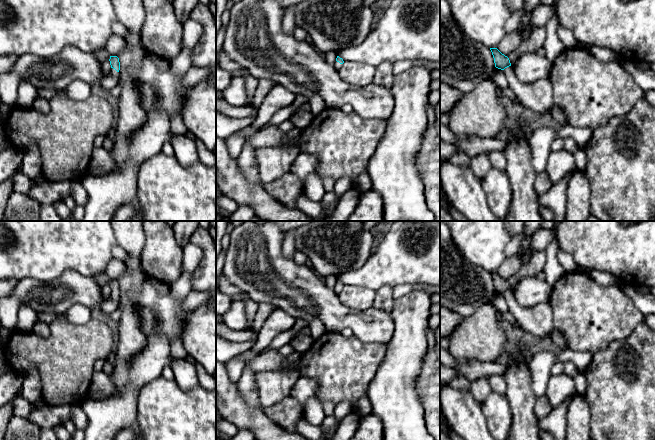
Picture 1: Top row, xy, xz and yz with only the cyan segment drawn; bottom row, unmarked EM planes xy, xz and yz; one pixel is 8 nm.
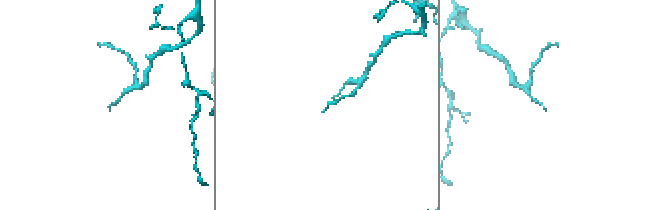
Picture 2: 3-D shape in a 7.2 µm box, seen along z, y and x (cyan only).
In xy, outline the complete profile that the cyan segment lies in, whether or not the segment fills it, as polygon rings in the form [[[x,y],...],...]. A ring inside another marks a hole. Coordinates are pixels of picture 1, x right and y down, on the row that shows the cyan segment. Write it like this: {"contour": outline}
{"contour": [[[110,56],[109,61],[111,65],[110,75],[112,76],[118,75],[120,70],[119,58],[117,56]]]}

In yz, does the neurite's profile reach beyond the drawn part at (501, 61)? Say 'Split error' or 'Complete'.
Split error

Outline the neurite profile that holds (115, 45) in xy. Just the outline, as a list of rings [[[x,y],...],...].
[[[112,35],[112,37],[107,41],[105,45],[105,50],[111,55],[111,56],[117,56],[122,51],[124,51],[127,48],[127,44],[124,40],[124,38],[118,36],[118,35]]]

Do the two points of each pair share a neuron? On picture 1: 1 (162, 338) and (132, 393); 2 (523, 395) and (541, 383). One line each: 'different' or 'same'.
1: same
2: different

